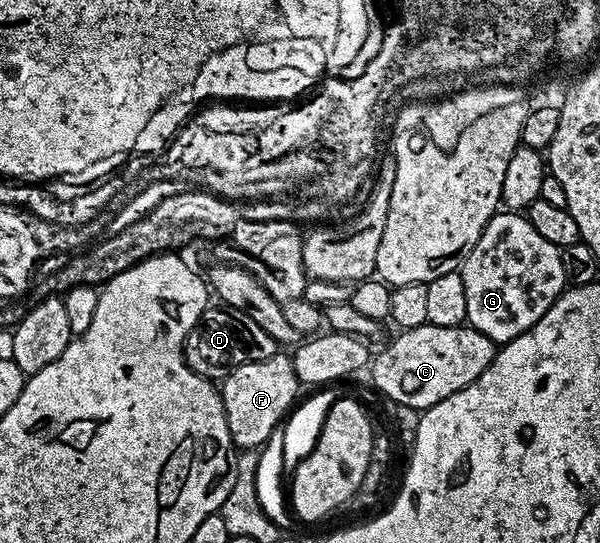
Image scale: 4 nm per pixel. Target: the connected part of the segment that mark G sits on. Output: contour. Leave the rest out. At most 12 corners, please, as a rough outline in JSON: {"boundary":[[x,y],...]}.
{"boundary":[[499,210],[461,266],[466,324],[496,346],[567,287],[562,253]]}

